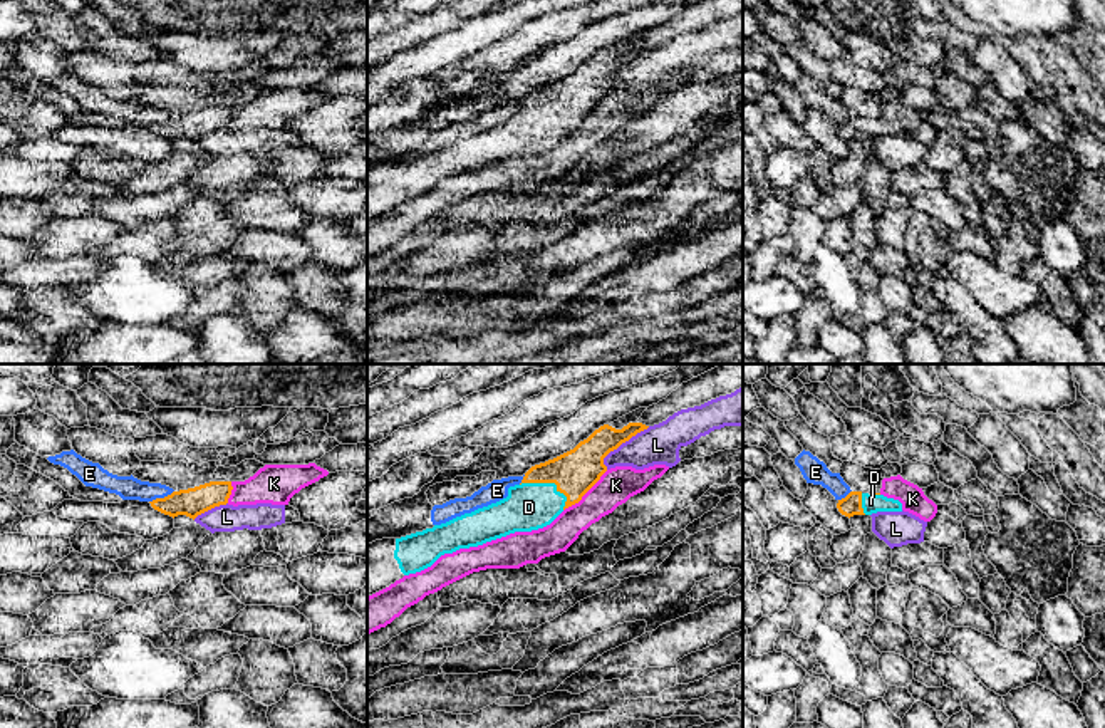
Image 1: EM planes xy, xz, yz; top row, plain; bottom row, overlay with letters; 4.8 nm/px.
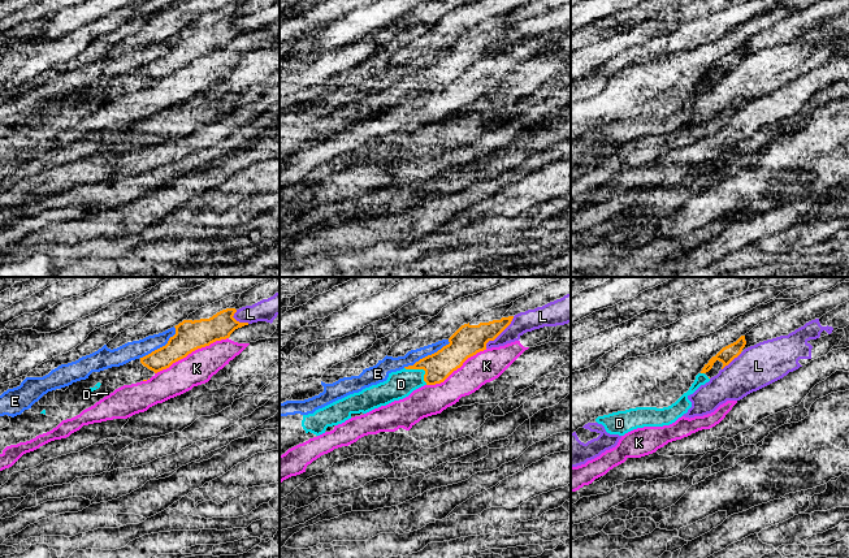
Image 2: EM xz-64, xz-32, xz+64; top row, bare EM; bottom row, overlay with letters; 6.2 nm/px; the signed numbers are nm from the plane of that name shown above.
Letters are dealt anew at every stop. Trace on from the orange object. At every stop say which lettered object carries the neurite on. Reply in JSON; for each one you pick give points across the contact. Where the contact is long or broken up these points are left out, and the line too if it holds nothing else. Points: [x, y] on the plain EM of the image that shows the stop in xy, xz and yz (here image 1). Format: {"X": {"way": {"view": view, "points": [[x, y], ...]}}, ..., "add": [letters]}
{"D": {"way": {"view": "xz", "points": [[575, 96], [562, 106], [550, 106], [529, 131]]}}, "add": ["D"]}

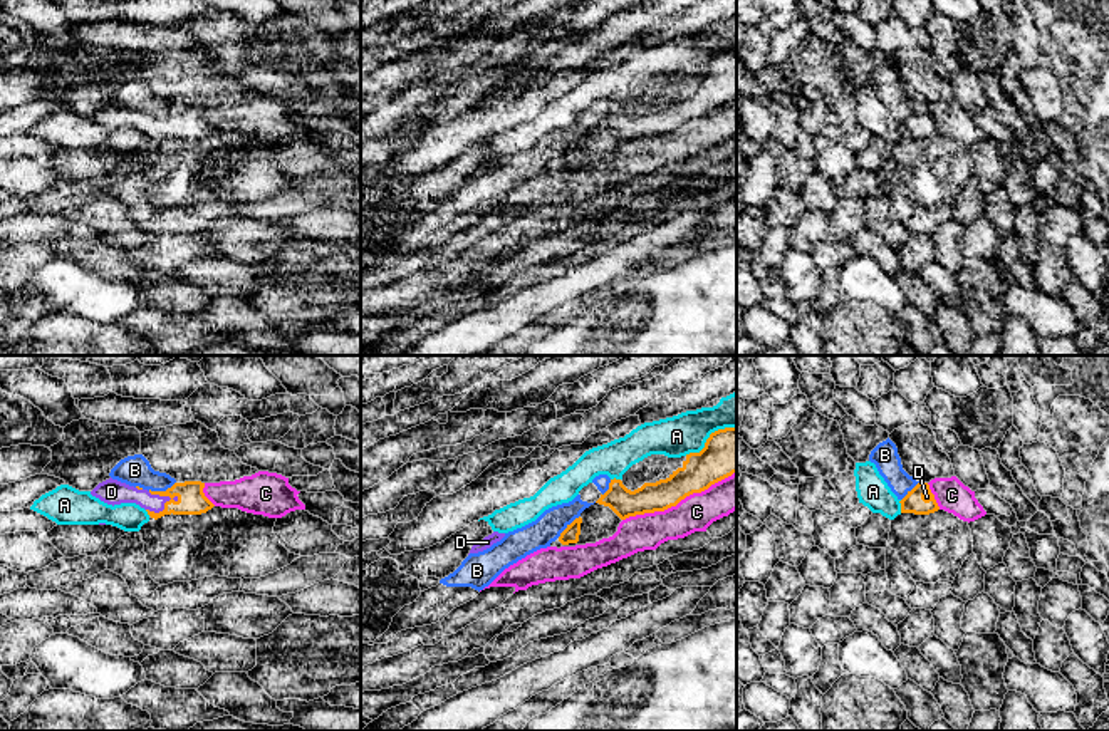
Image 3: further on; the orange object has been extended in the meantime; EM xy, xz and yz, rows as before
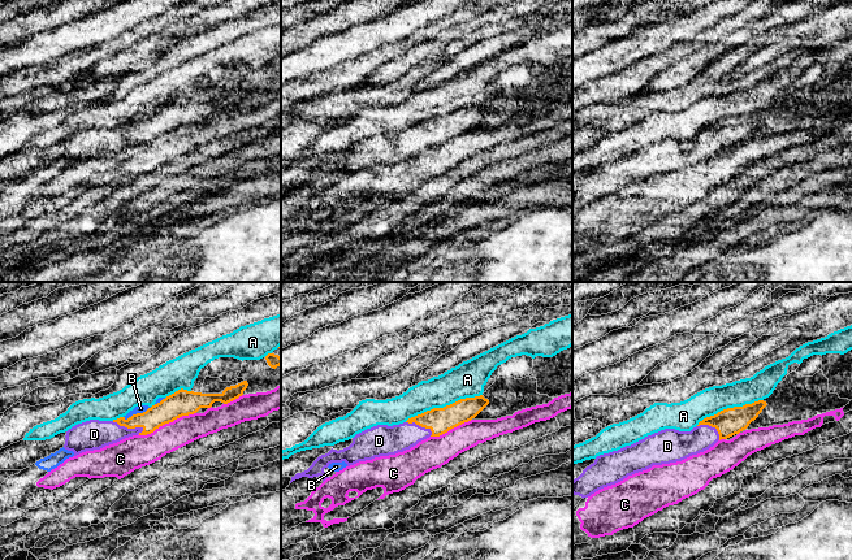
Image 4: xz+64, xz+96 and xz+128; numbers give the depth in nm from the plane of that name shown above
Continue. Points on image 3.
{"D": {"way": {"view": "xy", "points": [[192, 124], [173, 124], [165, 133], [138, 119], [116, 116]]}}, "add": ["D"]}

